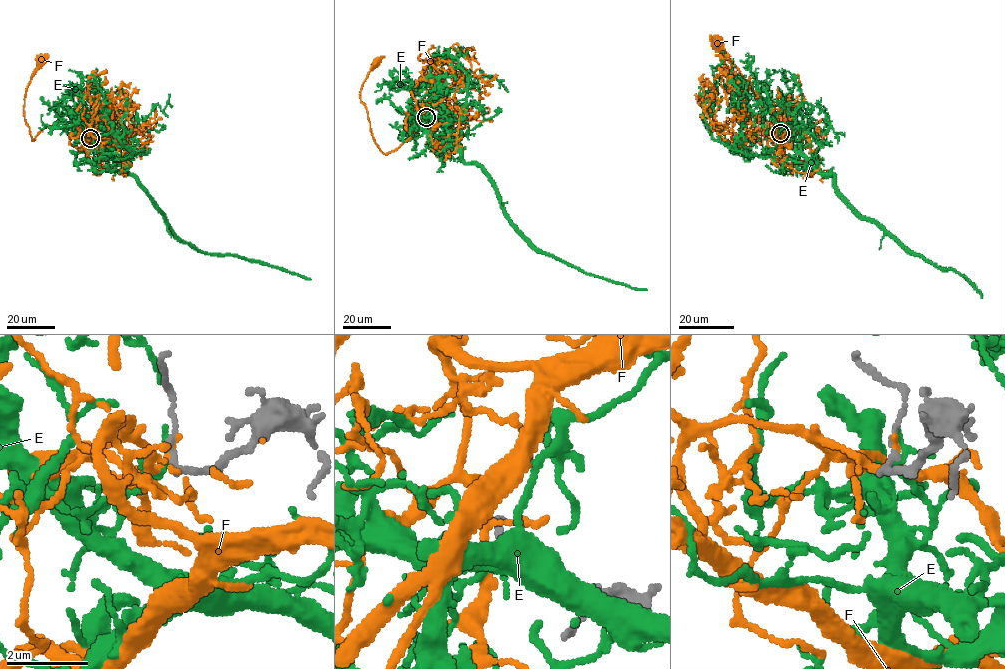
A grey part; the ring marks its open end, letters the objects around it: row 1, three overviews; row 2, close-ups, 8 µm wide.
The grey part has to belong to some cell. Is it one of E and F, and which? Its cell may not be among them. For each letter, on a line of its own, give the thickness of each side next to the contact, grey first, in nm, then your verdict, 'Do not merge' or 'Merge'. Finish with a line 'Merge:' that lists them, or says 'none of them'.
E: Thickness 130 nm (grey) against 140 nm. Do not merge
F: Thickness 130 nm (grey) against 160 nm. Do not merge
Merge: none of them

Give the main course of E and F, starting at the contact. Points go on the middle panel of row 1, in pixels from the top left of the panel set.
E: (426, 118), (445, 131), (466, 163), (479, 166), (495, 185), (505, 216), (535, 247), (591, 274), (646, 289)
F: (426, 117), (421, 105), (426, 106), (426, 113), (411, 137), (384, 154), (375, 142), (359, 95), (377, 61)

